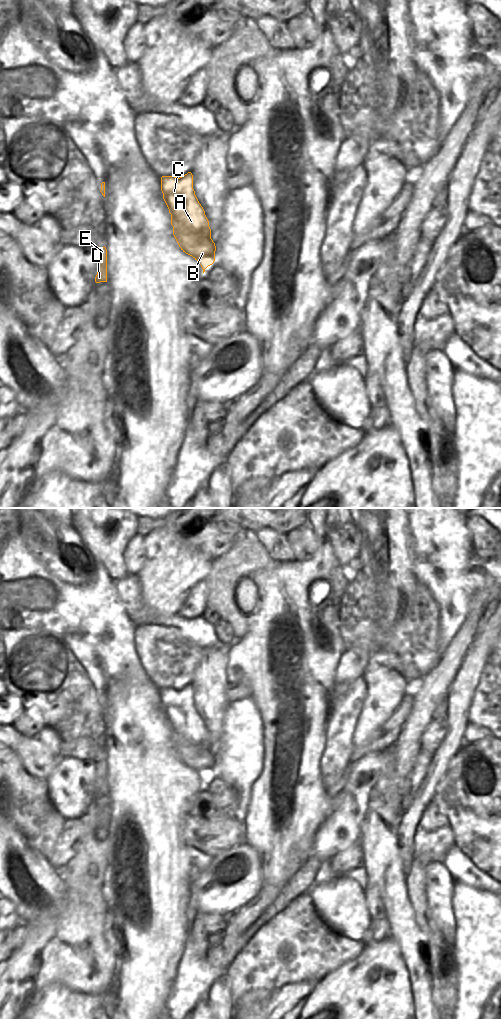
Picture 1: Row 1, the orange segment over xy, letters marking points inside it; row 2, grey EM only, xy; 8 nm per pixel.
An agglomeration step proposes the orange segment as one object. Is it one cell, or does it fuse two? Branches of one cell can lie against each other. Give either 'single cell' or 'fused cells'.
fused cells

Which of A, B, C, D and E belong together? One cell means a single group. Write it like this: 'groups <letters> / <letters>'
groups A B C / D E

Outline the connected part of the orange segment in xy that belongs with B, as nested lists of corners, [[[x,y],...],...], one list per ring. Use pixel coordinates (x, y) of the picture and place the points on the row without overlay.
[[[188,684],[180,690],[174,688],[161,689],[161,703],[169,725],[177,733],[173,747],[183,764],[192,768],[205,781],[215,773],[216,758],[211,751],[211,741],[205,723],[199,715],[193,701],[193,687]]]

